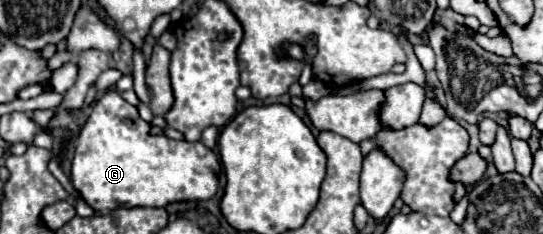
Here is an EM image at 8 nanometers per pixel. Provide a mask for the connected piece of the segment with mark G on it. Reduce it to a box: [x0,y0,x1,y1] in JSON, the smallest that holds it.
[71,89,221,213]

